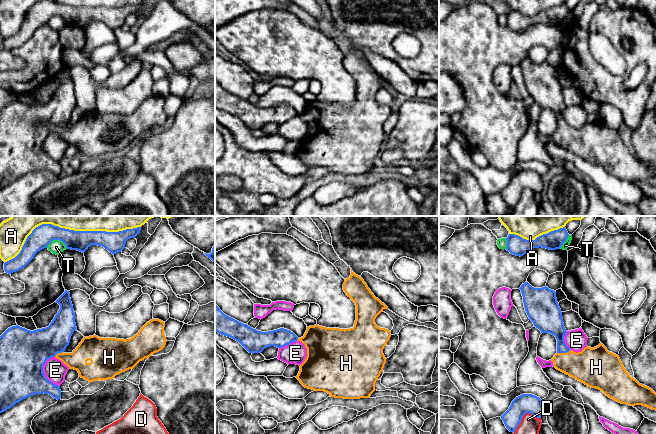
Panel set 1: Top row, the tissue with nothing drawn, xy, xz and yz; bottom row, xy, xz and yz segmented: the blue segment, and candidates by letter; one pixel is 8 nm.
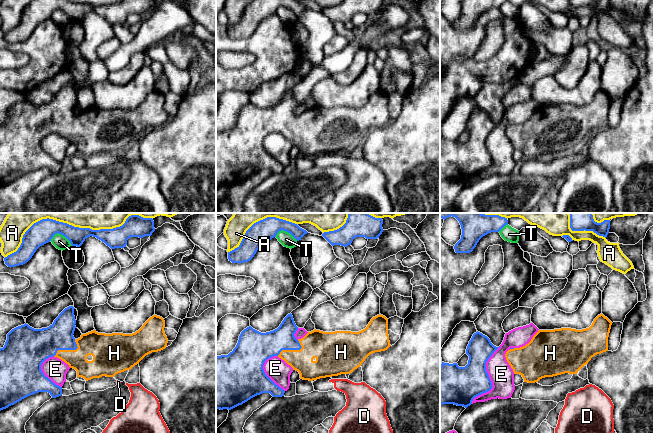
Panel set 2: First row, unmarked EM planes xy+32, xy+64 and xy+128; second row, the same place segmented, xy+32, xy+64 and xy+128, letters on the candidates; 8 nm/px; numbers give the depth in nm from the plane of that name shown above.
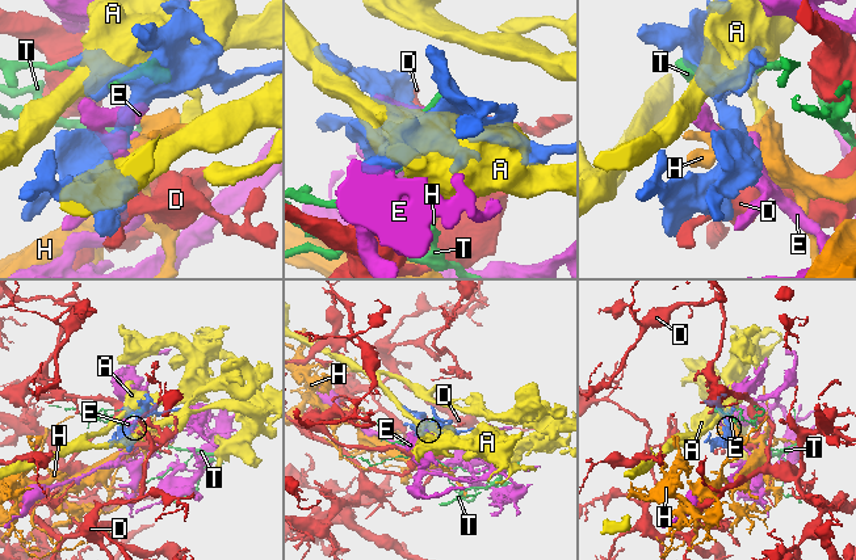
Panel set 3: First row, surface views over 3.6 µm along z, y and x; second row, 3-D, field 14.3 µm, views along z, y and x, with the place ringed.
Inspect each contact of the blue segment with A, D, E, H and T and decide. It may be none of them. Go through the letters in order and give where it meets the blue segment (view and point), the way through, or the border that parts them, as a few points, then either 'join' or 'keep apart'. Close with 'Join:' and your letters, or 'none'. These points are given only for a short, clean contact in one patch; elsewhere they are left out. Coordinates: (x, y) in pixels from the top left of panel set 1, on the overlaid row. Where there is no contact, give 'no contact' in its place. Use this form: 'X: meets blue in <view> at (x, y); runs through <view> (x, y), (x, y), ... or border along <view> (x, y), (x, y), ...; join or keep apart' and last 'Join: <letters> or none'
A: meets blue in xy at (68, 229); keep apart
D: meets blue in yz at (523, 415); keep apart
E: meets blue in xy at (43, 373); keep apart
H: meets blue in yz at (563, 352); runs through yz (552, 323), (559, 331), (563, 352), (576, 365), (590, 366); join
T: meets blue in xy at (57, 239); keep apart
Join: H

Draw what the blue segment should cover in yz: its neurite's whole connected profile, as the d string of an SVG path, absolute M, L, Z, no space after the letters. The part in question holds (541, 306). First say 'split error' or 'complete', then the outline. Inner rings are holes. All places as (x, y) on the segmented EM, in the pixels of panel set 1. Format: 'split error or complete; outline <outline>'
split error; outline M528 282L522 284L519 289L523 296L525 311L534 326L541 333L550 333L557 339L557 353L551 360L557 370L575 378L588 387L601 390L606 396L621 404L629 406L642 405L656 410L656 393L632 378L624 368L619 356L609 352L602 343L594 348L587 346L578 353L572 351L565 344L564 336L567 331L564 327L562 312L554 290L546 286L534 288Z

